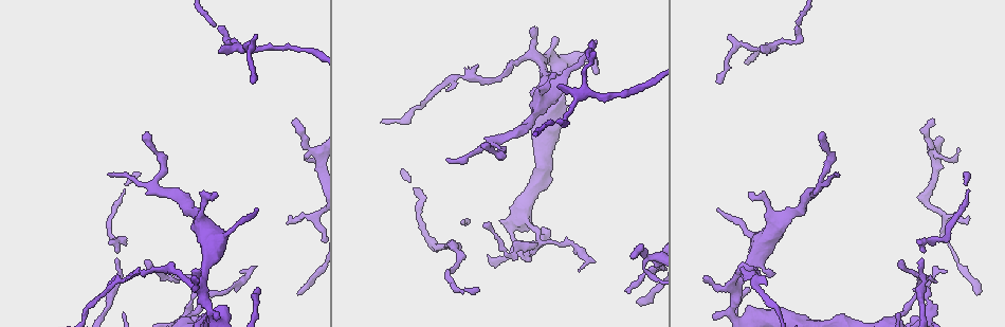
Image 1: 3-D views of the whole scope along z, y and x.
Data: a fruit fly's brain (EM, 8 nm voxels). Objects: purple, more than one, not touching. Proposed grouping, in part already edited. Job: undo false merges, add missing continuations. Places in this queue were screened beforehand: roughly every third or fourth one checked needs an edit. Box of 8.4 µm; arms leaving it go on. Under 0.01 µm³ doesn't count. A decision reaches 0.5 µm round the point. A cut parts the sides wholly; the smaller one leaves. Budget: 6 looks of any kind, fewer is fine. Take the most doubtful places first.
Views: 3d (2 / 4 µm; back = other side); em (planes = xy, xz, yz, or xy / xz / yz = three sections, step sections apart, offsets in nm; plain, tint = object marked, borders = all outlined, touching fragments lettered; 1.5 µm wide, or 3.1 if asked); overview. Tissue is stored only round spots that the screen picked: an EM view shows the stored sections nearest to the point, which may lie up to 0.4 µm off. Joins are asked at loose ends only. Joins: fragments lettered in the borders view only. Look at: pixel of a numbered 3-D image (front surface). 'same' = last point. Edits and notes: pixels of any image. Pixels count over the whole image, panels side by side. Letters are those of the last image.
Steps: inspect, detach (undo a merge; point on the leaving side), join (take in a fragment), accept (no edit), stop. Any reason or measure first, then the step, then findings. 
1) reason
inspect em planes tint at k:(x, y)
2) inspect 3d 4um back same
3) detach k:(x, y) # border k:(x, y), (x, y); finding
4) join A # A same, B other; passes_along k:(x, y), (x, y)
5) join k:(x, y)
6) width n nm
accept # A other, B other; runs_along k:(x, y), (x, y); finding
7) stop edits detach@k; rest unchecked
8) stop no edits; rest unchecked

thin end
inspect em planes borders at 1:(596, 73)

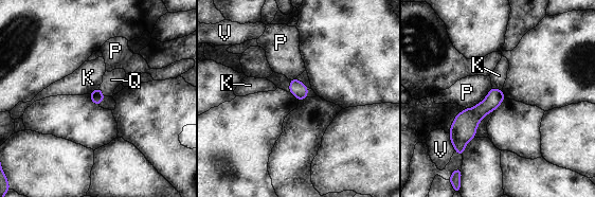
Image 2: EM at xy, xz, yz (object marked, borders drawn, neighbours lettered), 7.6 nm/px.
join Q # K other, P other, Q same, V other; passes_along 2:(96, 96), (101, 91), (111, 79); it goes on there

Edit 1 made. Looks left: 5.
thick turns thin
inspect 3d 2um at 1:(306, 155)

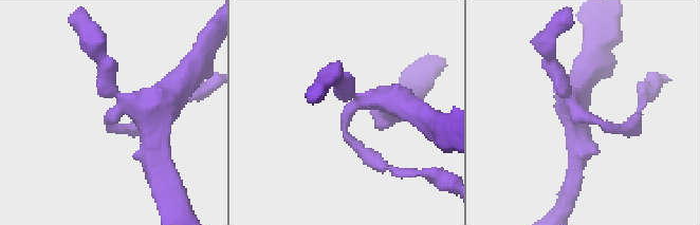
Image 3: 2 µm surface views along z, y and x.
arms 3; shape alone is not enough
inspect em planes borders at 3:(347, 113)

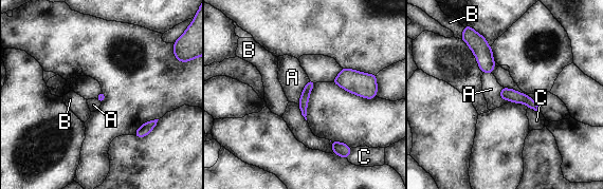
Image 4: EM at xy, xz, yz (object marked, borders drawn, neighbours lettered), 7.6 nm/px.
accept # A other, B other, C other; runs_along 4:(504, 90), (534, 107); continuous, no second cell

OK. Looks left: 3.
tapers out
inspect em planes borders at 1:(298, 293)

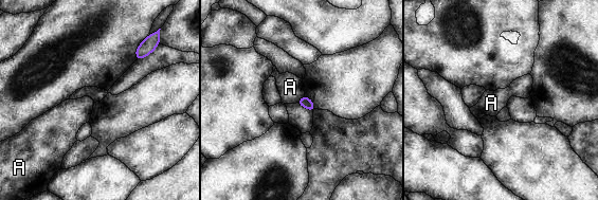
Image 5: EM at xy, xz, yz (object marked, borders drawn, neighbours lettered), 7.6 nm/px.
accept # A other; no lettered fragment goes on from it

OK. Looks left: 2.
stop edits join@2; rest unchecked

